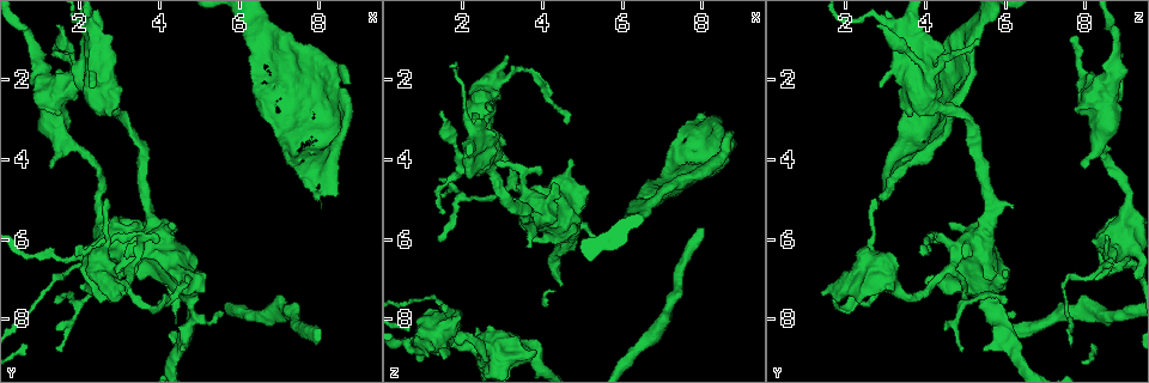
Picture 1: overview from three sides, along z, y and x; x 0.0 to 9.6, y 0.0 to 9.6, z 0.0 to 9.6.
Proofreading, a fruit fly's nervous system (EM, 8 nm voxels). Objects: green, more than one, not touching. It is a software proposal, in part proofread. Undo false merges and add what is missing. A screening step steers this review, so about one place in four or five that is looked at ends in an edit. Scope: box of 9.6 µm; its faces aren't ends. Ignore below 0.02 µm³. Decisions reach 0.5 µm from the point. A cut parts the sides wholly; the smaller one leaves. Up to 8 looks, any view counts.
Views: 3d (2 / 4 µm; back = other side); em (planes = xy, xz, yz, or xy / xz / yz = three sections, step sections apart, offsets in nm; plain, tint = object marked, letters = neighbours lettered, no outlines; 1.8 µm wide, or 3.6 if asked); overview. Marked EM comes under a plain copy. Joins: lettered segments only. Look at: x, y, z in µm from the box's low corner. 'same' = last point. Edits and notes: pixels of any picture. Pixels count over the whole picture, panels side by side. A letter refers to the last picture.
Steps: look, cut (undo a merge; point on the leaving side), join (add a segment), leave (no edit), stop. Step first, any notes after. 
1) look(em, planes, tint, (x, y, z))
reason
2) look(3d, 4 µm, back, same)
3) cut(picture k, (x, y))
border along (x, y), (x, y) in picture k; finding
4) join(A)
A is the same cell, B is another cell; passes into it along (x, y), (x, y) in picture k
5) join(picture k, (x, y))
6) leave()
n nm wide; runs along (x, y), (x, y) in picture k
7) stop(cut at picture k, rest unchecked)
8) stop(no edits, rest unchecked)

look(em, 3.6 µm, planes, tint, (3.80, 6.25, 5.10))
thick turns thin

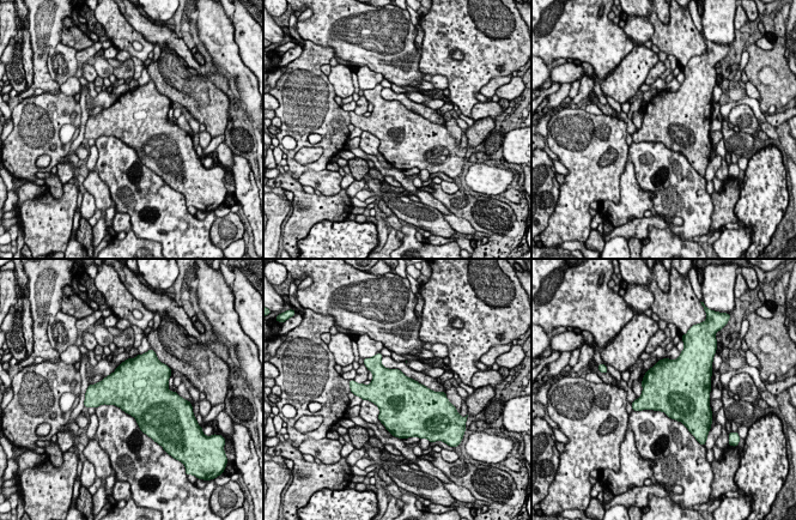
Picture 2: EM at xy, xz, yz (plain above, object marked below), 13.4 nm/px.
look(em, 3.6 µm, planes, letters, same)

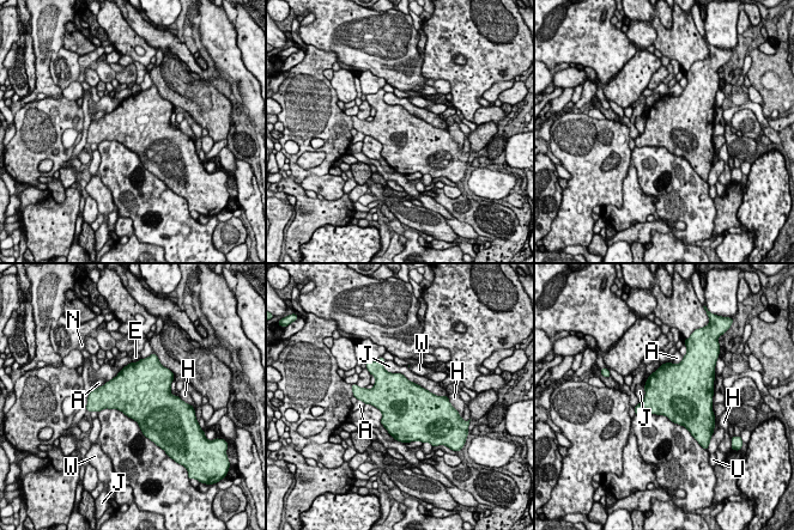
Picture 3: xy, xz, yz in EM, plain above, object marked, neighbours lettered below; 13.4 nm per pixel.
leave()
A, E, H, J, N, U and W are other cells; border along (383, 361), (387, 371), (441, 397) in picture 3; continuous, no second cell

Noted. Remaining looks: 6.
look(3d, 2 µm, (8.00, 8.55, 5.75))
long arm stops here

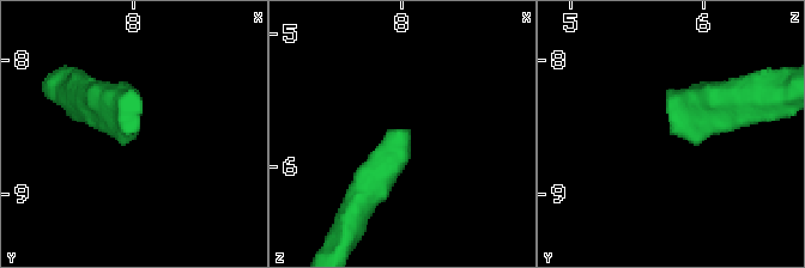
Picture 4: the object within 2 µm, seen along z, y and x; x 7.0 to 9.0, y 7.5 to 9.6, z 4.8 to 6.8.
look(em, planes, letters, (8.00, 8.52, 5.74))
now the EM

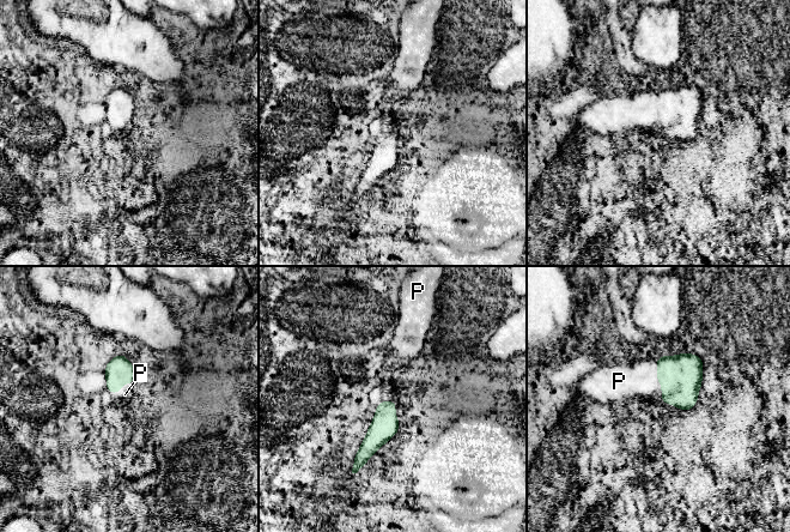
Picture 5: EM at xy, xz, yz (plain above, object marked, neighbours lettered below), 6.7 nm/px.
join(P)
P touches over 300 nm; P is the same cell; it goes on there

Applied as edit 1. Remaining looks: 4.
look(em, planes, letters, (1.20, 4.20, 8.00))
free end

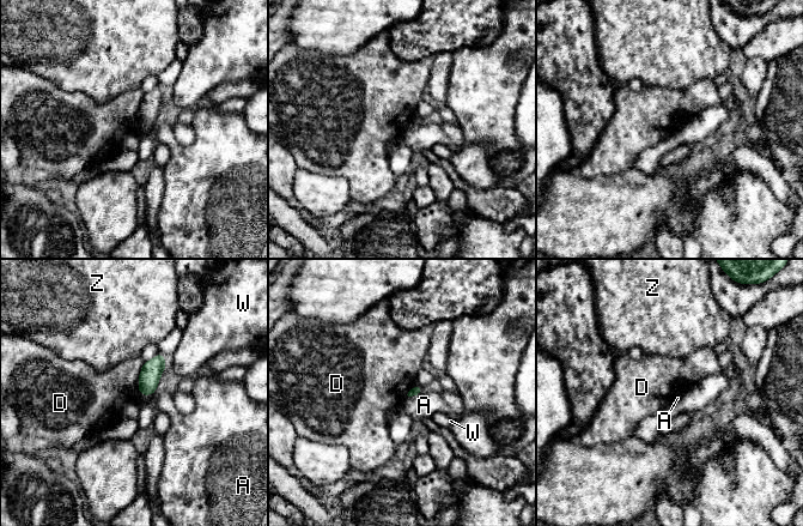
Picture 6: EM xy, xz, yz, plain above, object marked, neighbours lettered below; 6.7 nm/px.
leave()
A, D, W and Z are other cells; border along (145, 362), (138, 382), (139, 393) in picture 6; none of them fits

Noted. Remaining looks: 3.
stop(join at picture 5, rest unchecked)

